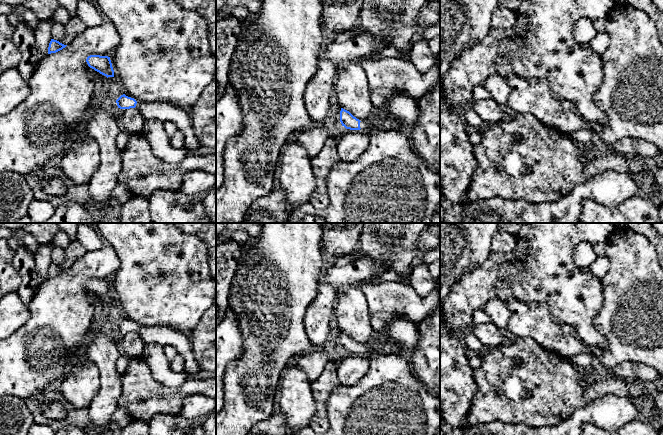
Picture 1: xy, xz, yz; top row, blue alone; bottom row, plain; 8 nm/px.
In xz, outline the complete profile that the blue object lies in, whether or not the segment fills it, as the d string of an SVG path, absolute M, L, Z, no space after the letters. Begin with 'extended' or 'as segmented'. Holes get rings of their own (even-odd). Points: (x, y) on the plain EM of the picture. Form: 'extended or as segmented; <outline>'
extended; M341 332L340 335L340 346L342 350L350 354L367 353L382 355L390 354L406 355L406 353L400 347L390 343L383 343L372 340L368 343L360 345L359 343L354 341L349 335L343 332Z

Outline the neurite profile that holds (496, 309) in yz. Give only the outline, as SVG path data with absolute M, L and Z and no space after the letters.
M493 299L487 302L483 311L492 319L493 323L504 333L508 332L510 311L506 304L499 300Z

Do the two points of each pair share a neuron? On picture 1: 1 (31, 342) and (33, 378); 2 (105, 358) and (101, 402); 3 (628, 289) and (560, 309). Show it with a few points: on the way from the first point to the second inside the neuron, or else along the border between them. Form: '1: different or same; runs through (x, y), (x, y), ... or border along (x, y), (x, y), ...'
1: same; runs through (33, 351), (33, 369)
2: same; runs through (106, 369), (106, 391)
3: different; border along (600, 279), (603, 304), (595, 318)

